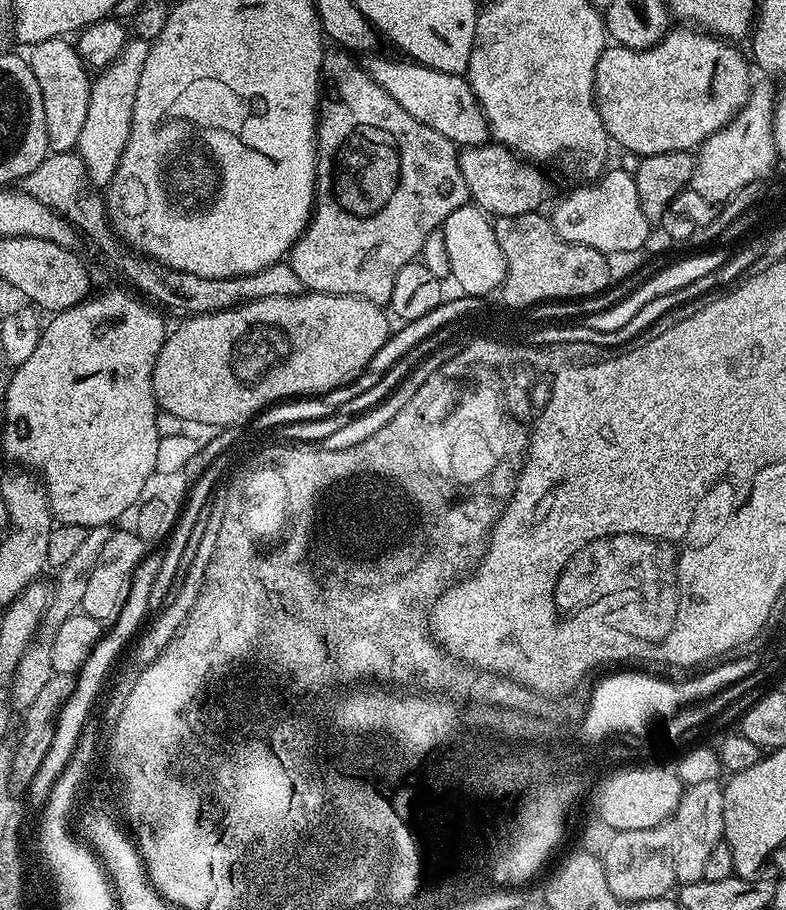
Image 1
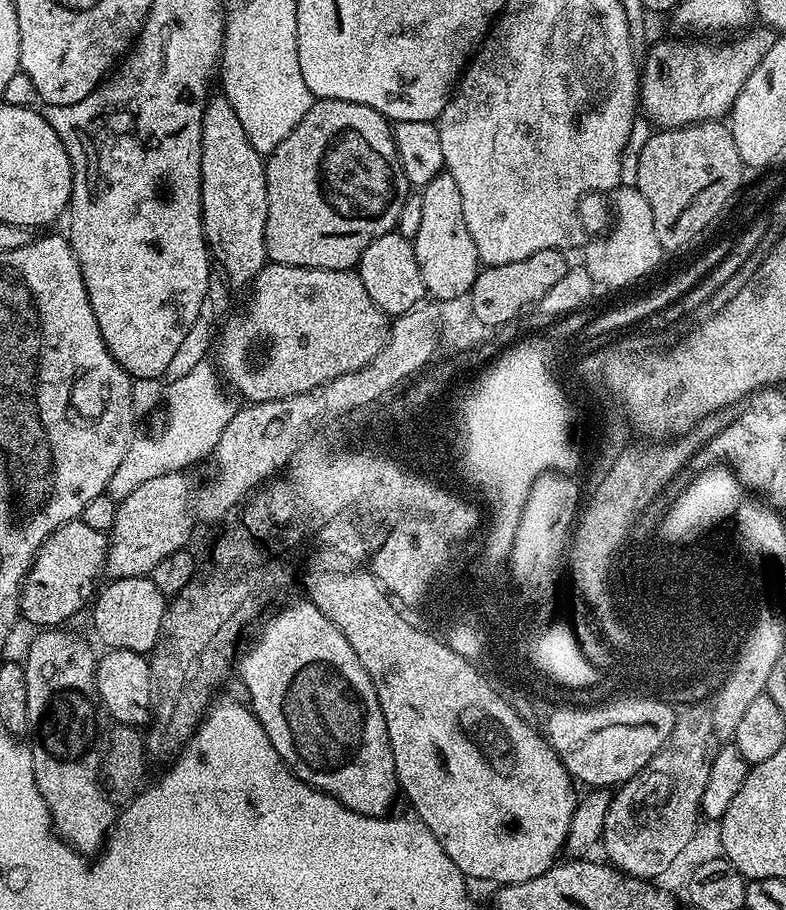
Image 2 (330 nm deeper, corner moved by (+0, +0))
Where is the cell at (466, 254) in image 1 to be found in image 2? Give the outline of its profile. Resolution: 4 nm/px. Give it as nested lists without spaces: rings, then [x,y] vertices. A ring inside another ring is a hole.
[[[441,174],[432,179],[419,195],[422,198],[422,222],[412,241],[412,249],[418,258],[418,270],[422,274],[425,293],[436,302],[467,296],[472,291],[482,265],[478,246],[474,246],[470,230],[466,230],[458,182],[454,182],[450,175]]]

